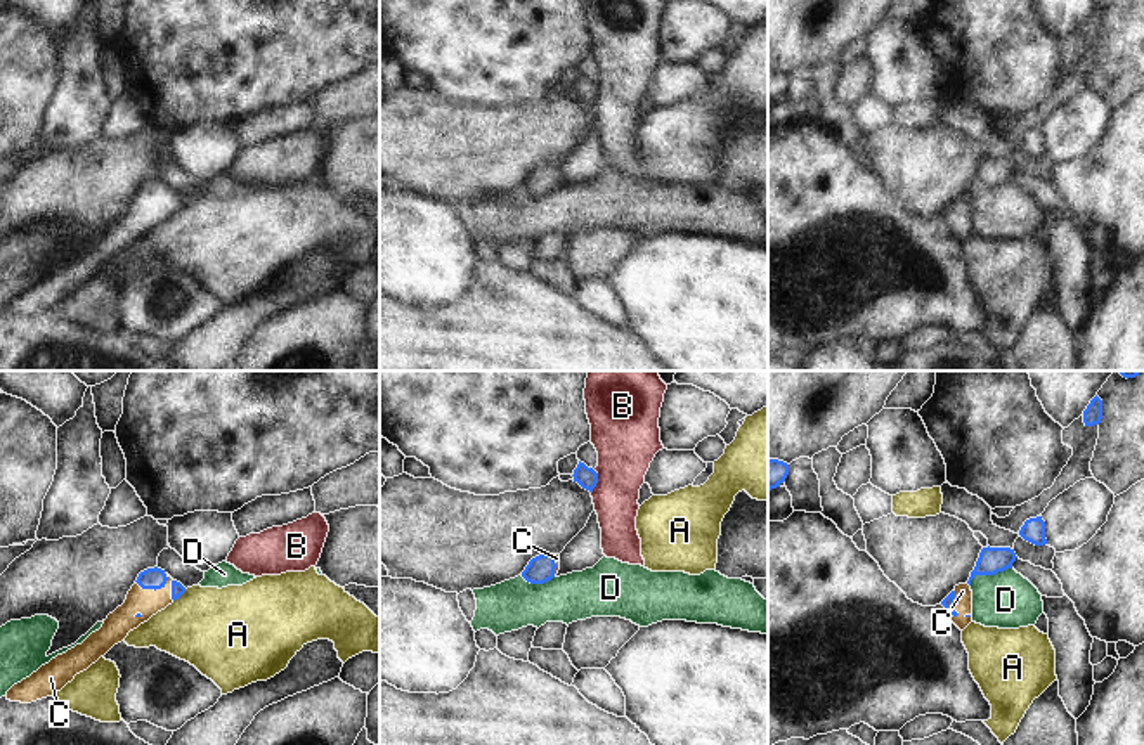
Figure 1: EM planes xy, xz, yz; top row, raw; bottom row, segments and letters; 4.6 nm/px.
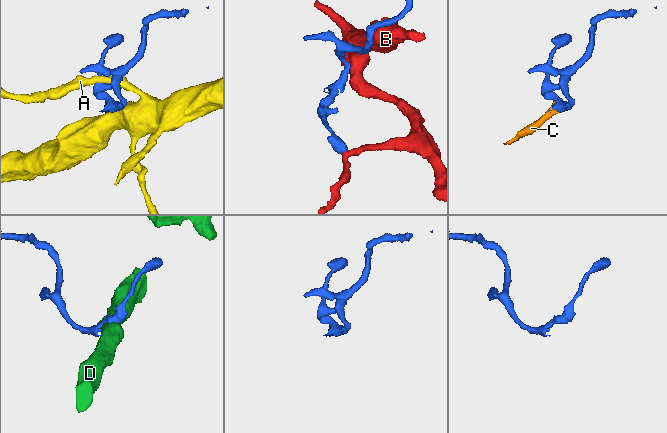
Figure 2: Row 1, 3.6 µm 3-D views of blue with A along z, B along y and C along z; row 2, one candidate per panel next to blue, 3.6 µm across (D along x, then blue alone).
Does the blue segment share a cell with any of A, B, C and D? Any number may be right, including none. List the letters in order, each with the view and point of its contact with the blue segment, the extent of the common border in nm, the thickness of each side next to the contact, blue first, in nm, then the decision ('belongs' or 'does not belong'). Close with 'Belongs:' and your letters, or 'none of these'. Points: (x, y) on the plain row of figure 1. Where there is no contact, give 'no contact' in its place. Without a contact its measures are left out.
A: meets blue in xy at (179, 208); contact 90 nm long; 60 nm thick on the blue side, 400 nm on the other; does not belong
B: meets blue in xz at (597, 94); contact 110 nm long; 100 nm thick on the blue side, 300 nm on the other; does not belong
C: meets blue in xy at (163, 196); contact 200 nm long; 100 nm thick on the blue side, 130 nm on the other; belongs
D: meets blue in yz at (988, 186); contact 220 nm long; 130 nm thick on the blue side, 260 nm on the other; does not belong
Belongs: C

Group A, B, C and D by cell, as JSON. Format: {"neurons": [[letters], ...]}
{"neurons": [["A"], ["B"], ["C"], ["D"]]}

